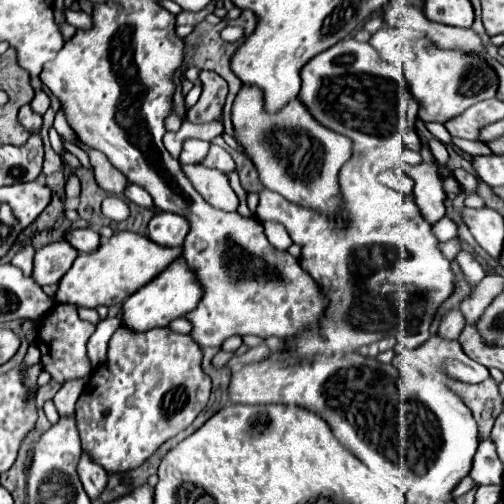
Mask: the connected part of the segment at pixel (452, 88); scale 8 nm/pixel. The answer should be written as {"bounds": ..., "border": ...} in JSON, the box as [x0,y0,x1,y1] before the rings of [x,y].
{"bounds":[406,44,498,122],"border":[[[430,44],[424,50],[424,62],[412,62],[406,68],[406,80],[410,84],[410,92],[420,104],[418,116],[424,122],[446,122],[458,114],[462,114],[468,106],[496,98],[498,94],[498,76],[496,70],[480,56],[470,56],[464,50],[444,50]]]}

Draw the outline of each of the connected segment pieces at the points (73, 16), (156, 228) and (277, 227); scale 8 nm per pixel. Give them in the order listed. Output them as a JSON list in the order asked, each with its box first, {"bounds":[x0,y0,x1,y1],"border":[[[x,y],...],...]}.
[{"bounds":[66,8,92,28],"border":[[[66,8],[66,20],[72,20],[72,24],[76,26],[76,28],[90,28],[92,26],[92,18],[90,18],[90,14],[86,14],[86,12],[82,12],[82,10],[70,10],[70,8]]]},{"bounds":[148,212,188,246],"border":[[[158,212],[148,224],[148,238],[160,246],[182,246],[188,232],[188,220],[174,212]]]},{"bounds":[262,222,292,250],"border":[[[262,222],[262,226],[264,226],[268,242],[272,242],[274,248],[288,250],[292,246],[292,238],[288,236],[286,228],[280,222]]]}]

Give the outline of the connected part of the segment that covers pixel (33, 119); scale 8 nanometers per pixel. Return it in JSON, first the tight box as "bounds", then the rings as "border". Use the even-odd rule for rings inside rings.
{"bounds":[18,104,42,126],"border":[[[24,104],[22,110],[20,110],[20,114],[18,114],[18,122],[22,126],[42,126],[42,116],[34,114],[32,108],[30,108],[30,104]]]}

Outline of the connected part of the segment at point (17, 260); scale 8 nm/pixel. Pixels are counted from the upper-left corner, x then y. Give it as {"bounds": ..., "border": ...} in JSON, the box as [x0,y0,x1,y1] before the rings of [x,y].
{"bounds":[12,246,34,276],"border":[[[24,246],[14,258],[12,258],[12,266],[20,268],[24,272],[24,276],[32,274],[32,256],[34,256],[34,248]]]}

